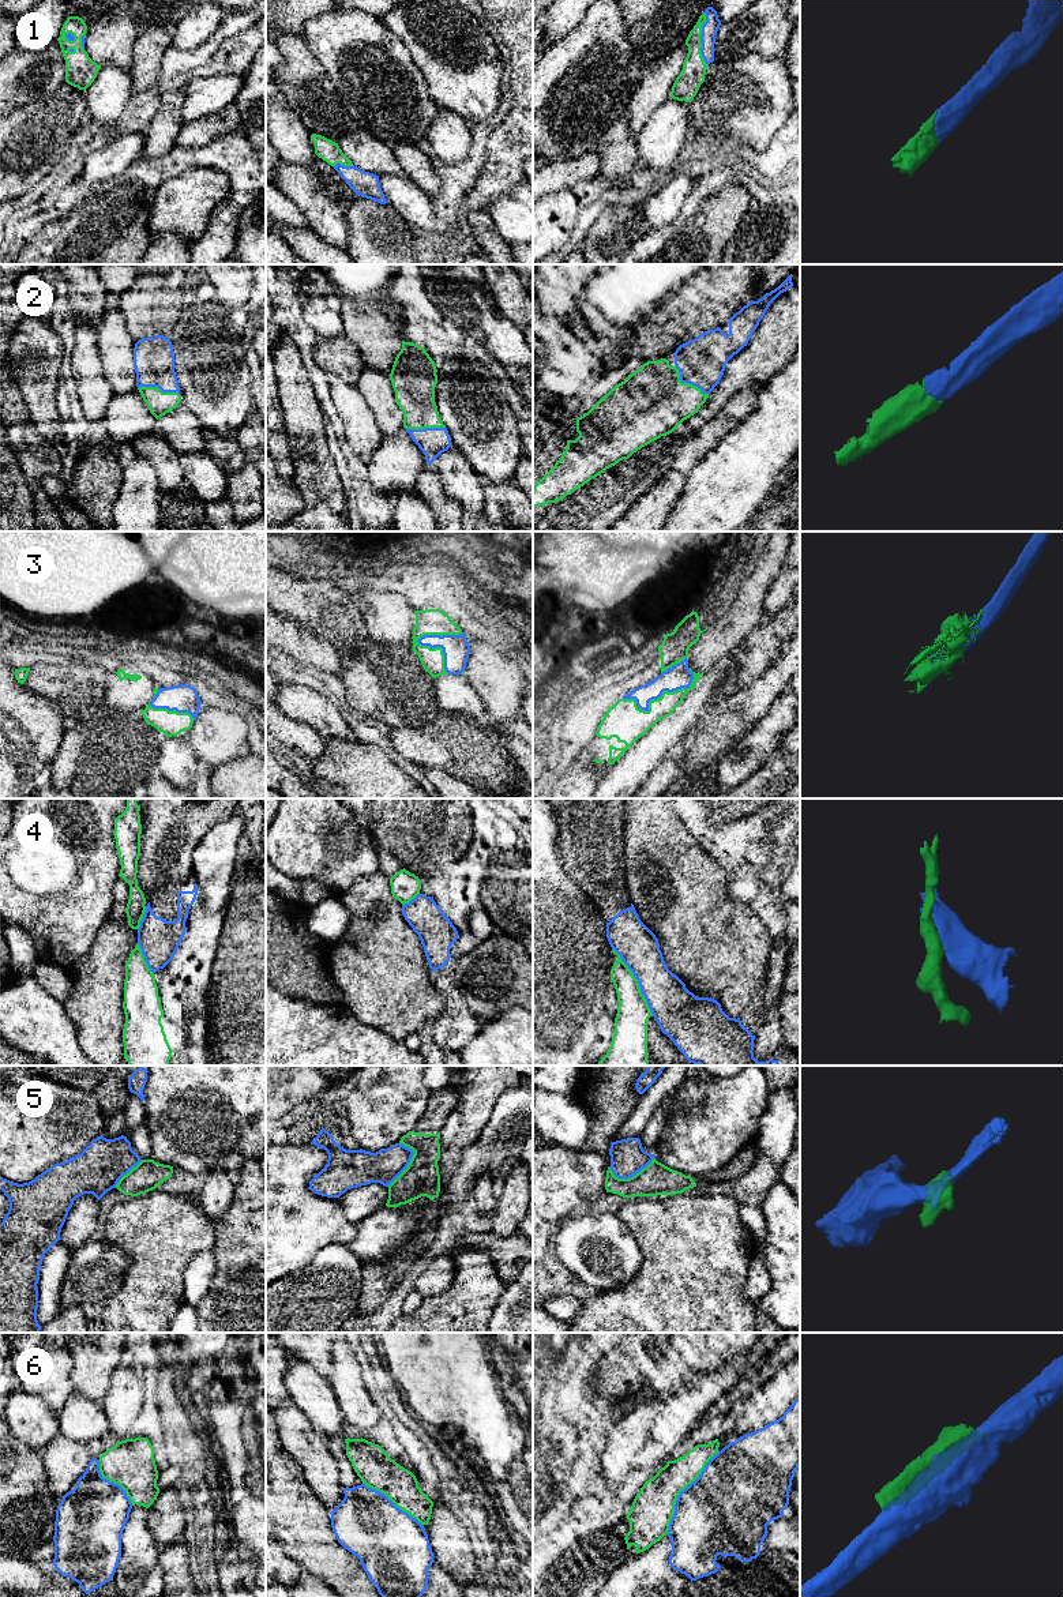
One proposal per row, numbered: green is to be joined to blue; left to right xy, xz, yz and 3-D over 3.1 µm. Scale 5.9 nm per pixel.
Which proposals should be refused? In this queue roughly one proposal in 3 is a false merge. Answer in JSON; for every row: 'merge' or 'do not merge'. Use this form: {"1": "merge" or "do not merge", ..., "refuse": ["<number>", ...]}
{"1": "merge", "2": "merge", "3": "merge", "4": "do not merge", "5": "do not merge", "6": "do not merge", "refuse": ["4", "5", "6"]}

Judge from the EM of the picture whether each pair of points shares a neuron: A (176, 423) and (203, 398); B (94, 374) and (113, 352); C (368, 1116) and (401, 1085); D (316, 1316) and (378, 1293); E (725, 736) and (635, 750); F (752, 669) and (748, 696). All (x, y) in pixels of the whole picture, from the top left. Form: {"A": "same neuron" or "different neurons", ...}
{"A": "different neurons", "B": "different neurons", "C": "same neuron", "D": "different neurons", "E": "different neurons", "F": "different neurons"}

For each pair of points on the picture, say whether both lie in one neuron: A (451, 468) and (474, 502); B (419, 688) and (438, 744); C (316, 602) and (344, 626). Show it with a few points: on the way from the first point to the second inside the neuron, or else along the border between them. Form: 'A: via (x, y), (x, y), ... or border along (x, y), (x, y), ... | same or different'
A: via (457, 476), (469, 493) | same
B: border along (438, 707), (421, 725), (398, 729) | different
C: via (323, 607), (337, 620) | same

